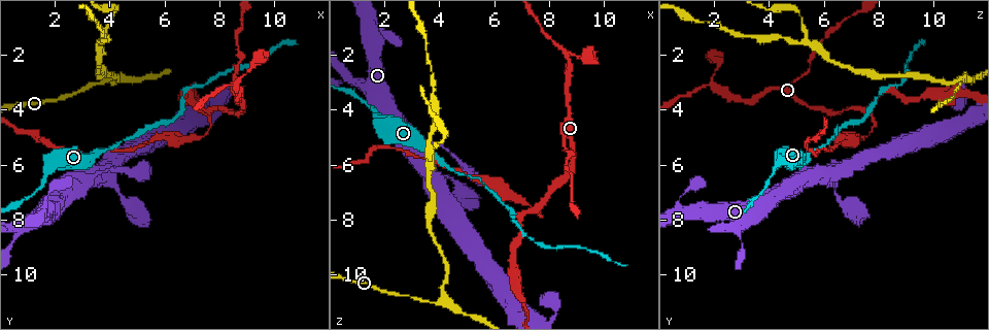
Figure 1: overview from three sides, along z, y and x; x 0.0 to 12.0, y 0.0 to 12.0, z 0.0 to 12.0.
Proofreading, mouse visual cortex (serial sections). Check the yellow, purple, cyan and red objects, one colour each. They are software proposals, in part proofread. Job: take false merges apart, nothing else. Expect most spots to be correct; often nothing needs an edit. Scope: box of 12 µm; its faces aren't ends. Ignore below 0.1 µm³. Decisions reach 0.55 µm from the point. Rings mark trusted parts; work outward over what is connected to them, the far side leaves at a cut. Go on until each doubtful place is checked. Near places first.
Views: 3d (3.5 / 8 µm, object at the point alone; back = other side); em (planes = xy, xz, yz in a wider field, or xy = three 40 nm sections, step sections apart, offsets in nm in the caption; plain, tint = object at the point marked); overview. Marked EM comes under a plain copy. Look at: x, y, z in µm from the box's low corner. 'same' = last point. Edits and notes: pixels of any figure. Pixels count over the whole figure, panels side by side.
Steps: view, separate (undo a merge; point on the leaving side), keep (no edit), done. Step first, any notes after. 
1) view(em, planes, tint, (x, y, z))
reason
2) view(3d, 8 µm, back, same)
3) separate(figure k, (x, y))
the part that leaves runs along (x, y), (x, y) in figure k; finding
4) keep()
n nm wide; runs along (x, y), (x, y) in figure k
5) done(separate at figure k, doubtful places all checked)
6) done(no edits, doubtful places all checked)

view(3d, 3.5 µm, (7.6, 3.9, 7.5))
side arm on a straight run

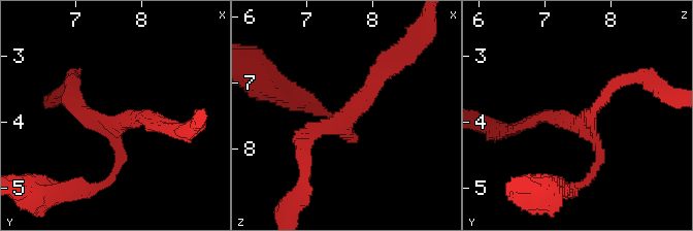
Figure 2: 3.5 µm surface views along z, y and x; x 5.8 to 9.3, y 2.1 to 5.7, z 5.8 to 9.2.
view(em, xy, step 1, tint, (7.65, 4.00, 7.45))
3 arms; arms of 150, 200, 200 nm

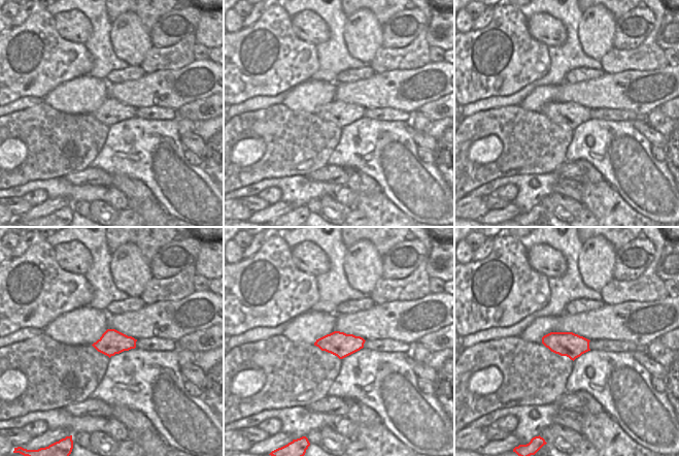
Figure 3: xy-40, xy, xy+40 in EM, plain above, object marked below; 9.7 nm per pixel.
keep()
240 nm wide; runs along (524, 125), (578, 122), (598, 147), (588, 179) in figure 2; one cell here

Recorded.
view(3d, 8 µm, (7.5, 4.8, 7.7))
abrupt turn

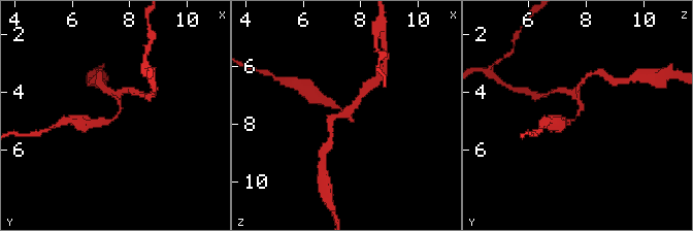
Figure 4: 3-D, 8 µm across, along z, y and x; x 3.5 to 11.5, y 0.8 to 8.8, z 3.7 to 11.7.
view(3d, 3.5 µm, (7.6, 4.8, 7.7))

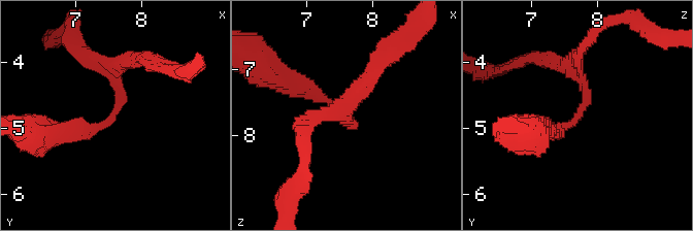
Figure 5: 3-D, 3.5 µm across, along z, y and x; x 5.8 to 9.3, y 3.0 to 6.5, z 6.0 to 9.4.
view(em, xy, step 2, tint, (7.60, 4.80, 7.70))
arms of 200, 250 nm

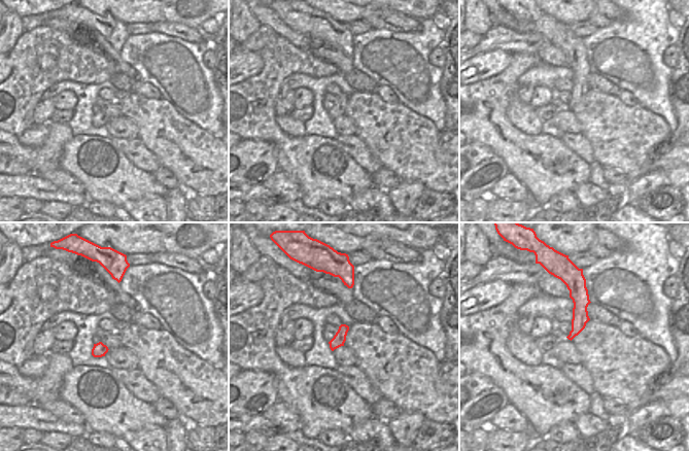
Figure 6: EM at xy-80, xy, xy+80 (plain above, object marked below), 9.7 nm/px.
keep()
130 nm wide; runs along (579, 284), (579, 322), (572, 335) in figure 6; one cell here

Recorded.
view(3d, 3.5 µm, back, (4.0, 3.0, 10.9))
two arms in line, one across

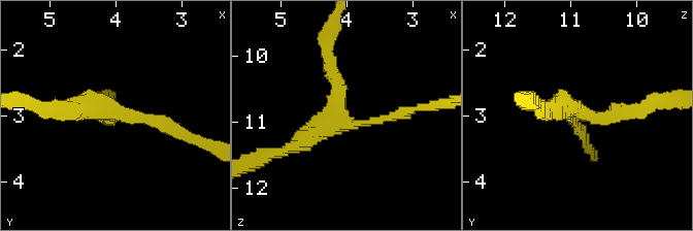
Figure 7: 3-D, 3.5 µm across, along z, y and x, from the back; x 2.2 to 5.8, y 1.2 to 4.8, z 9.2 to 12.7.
view(em, xy, step 3, tint, (4.05, 2.95, 10.95))
3 arms; arms of 150, 200, 300 nm; now the EM

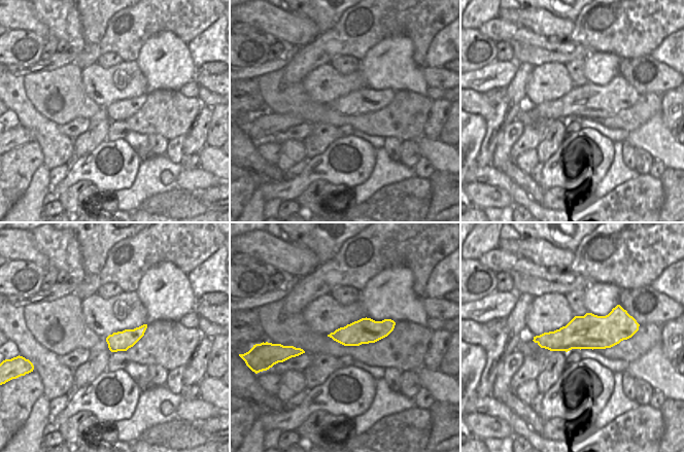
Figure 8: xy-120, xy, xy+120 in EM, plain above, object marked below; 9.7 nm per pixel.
keep()
continuous, no second cell

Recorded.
view(3d, 8 µm, (7.0, 3.7, 7.8))
abrupt turn

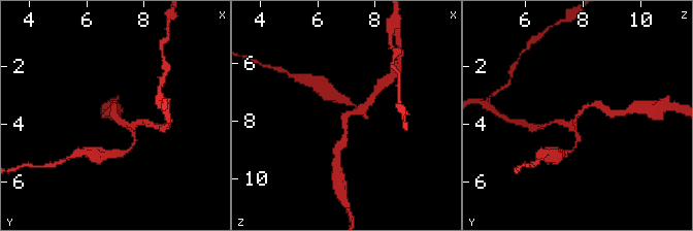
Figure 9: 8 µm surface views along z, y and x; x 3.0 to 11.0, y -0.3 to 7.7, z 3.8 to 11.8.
view(3d, 3.5 µm, (6.9, 3.8, 7.8))
zoom in

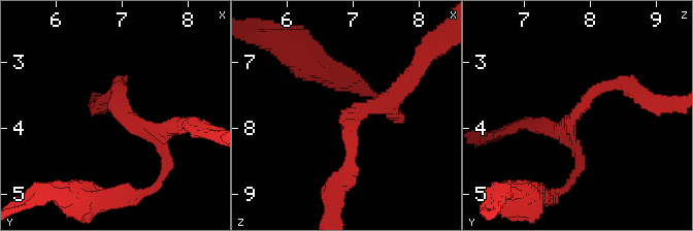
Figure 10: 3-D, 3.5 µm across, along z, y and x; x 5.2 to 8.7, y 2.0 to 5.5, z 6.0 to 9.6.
view(em, xy, step 1, tint, (6.95, 3.75, 7.75))
arms of 200, 250 nm

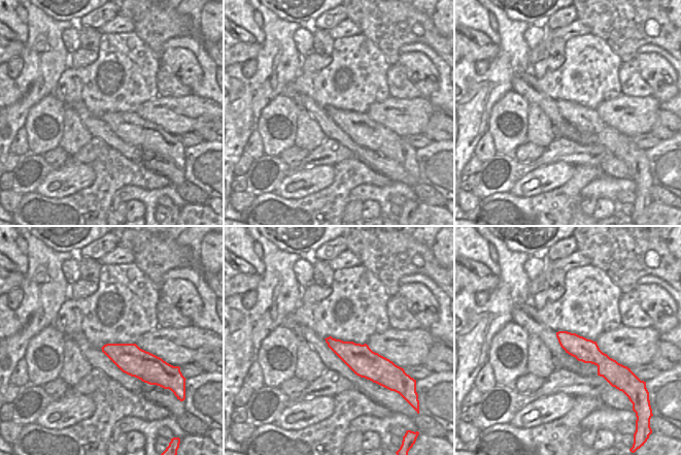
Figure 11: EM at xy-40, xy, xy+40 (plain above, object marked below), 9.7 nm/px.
keep()
runs along (405, 83), (349, 113), (349, 166) in figure 10; all the same cell

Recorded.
view(3d, 3.5 µm, (3.7, 1.6, 5.5))
three-way junction

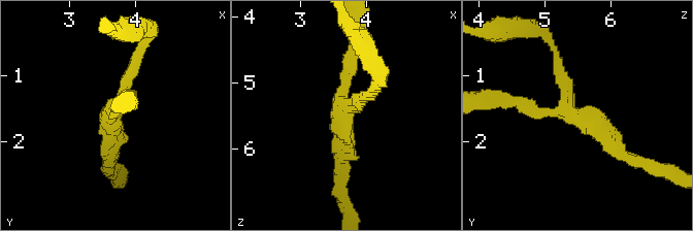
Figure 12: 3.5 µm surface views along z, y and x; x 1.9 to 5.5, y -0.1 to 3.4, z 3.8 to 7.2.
view(em, xy, step 5, tint, (3.65, 1.60, 5.45))
3 arms; arms of 200, 200, 200 nm; need the tissue

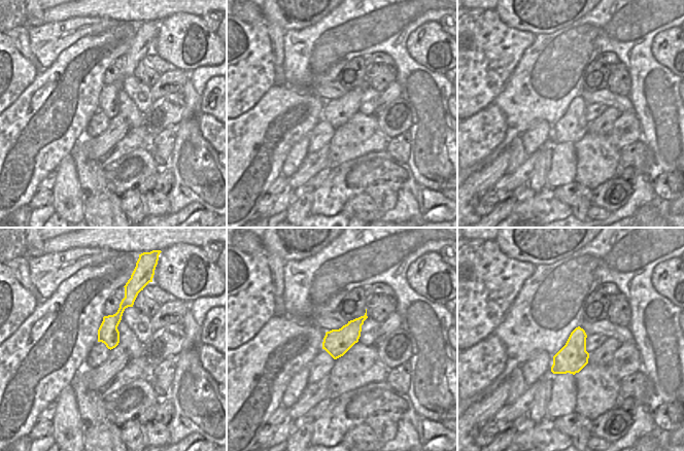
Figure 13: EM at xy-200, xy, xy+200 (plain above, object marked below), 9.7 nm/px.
keep()
runs along (130, 297), (110, 323), (110, 346) in figure 13; continuous, no second cell

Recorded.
done(no edits, doubtful places all checked)

